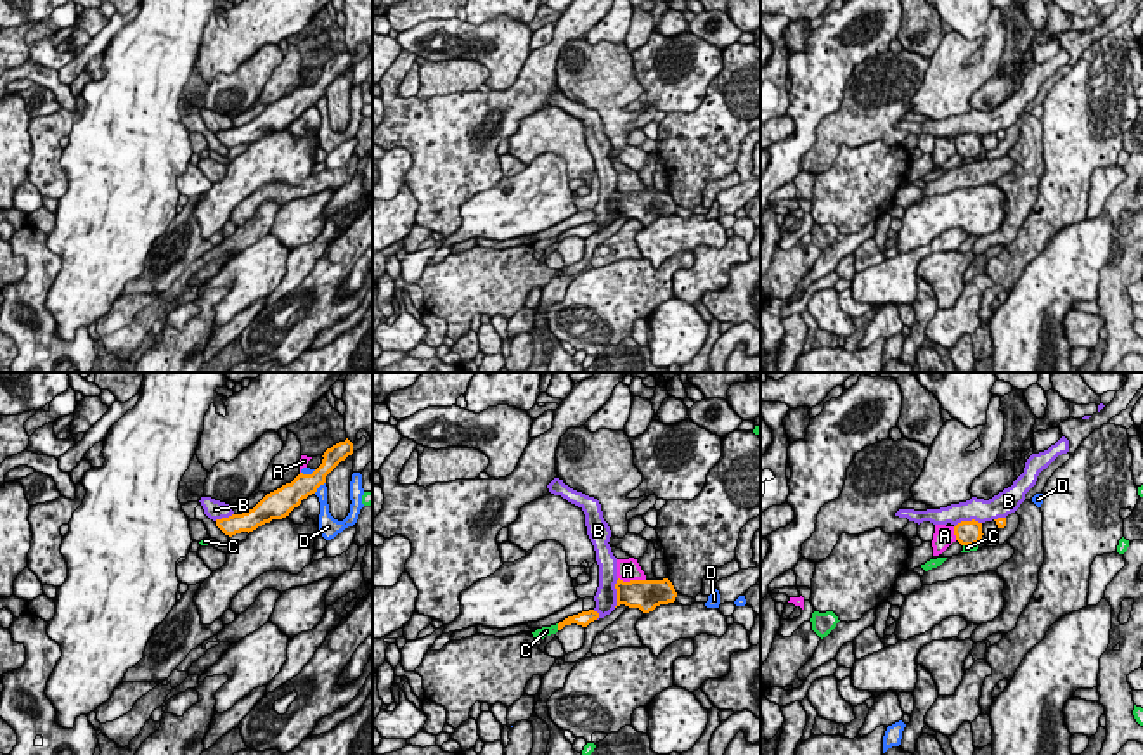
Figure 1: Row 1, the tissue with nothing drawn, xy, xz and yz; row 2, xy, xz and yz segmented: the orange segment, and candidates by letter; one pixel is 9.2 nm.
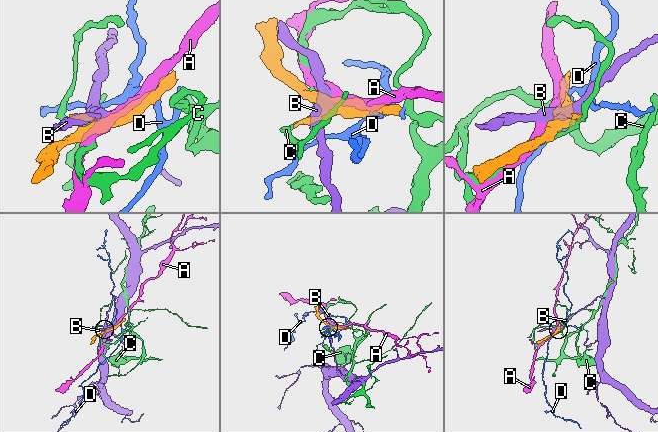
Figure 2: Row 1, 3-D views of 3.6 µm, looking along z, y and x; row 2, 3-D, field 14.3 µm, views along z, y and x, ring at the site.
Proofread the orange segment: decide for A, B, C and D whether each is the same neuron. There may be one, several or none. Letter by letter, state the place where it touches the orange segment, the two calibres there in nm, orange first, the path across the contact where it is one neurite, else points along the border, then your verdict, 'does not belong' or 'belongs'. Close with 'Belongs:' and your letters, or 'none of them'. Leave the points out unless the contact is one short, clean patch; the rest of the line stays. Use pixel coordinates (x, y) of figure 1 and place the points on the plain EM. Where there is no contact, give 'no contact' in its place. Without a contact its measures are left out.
A: meets orange in xz at (632, 193); 280 nm thick on the orange side, 200 nm on the other; does not belong
B: meets orange in xz at (617, 205); 280 nm thick on the orange side, 200 nm on the other; does not belong
C: meets orange in xz at (558, 239); 130 nm thick on the orange side, 100 nm on the other; does not belong
D: meets orange in xy at (319, 97); 220 nm thick on the orange side, 100 nm on the other; border along xy (324, 94), (314, 104); does not belong
Belongs: none of them

